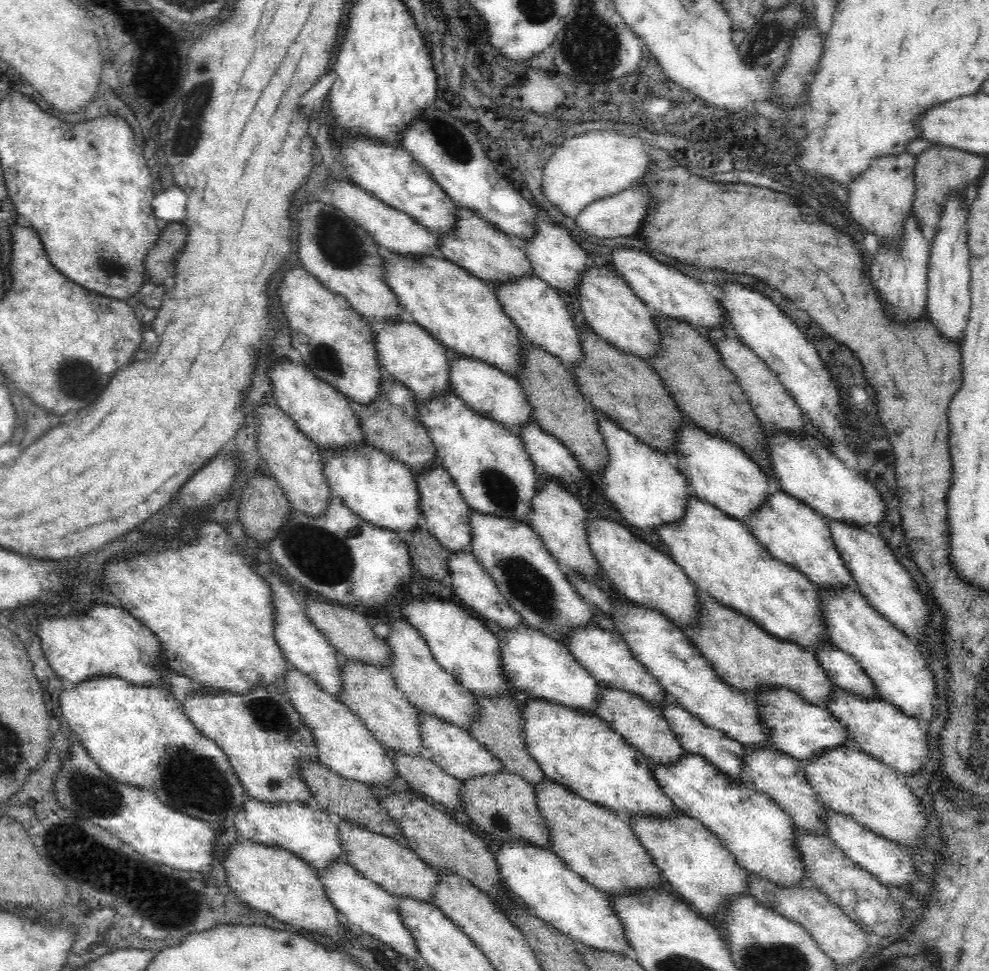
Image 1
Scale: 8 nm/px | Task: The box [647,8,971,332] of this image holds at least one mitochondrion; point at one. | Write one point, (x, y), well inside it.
(772, 32)

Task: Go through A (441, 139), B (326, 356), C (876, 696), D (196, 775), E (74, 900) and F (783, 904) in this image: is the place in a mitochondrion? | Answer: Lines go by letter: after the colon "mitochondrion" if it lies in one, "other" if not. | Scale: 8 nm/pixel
A: mitochondrion
B: mitochondrion
C: other
D: mitochondrion
E: other
F: other

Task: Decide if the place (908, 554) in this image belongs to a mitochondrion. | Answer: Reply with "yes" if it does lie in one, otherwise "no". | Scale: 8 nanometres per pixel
no

